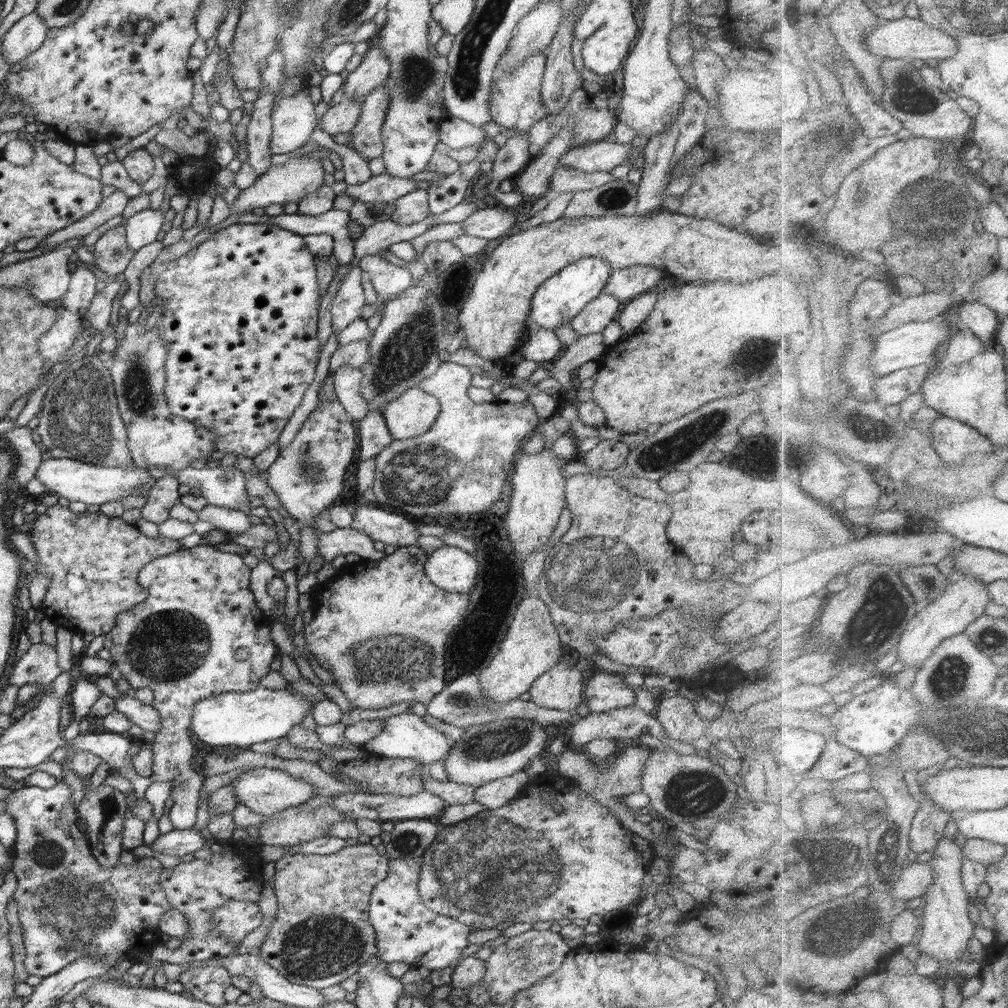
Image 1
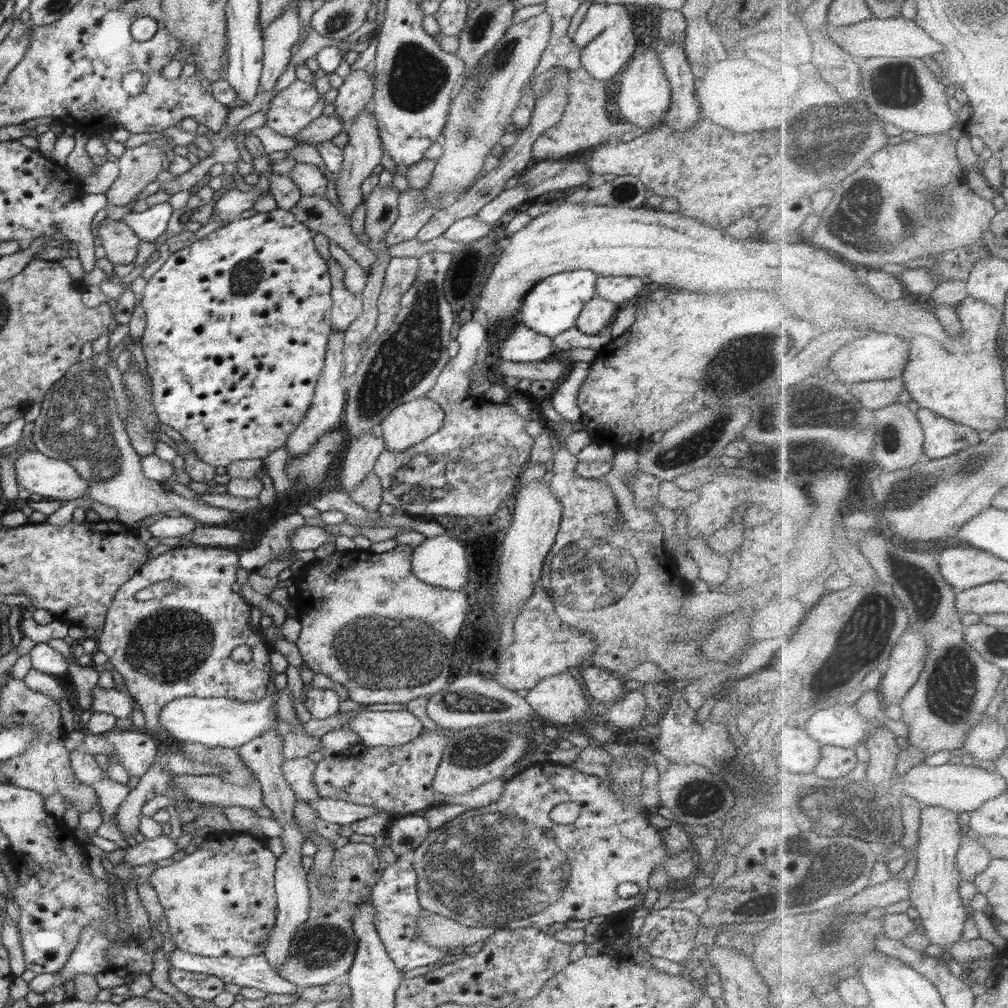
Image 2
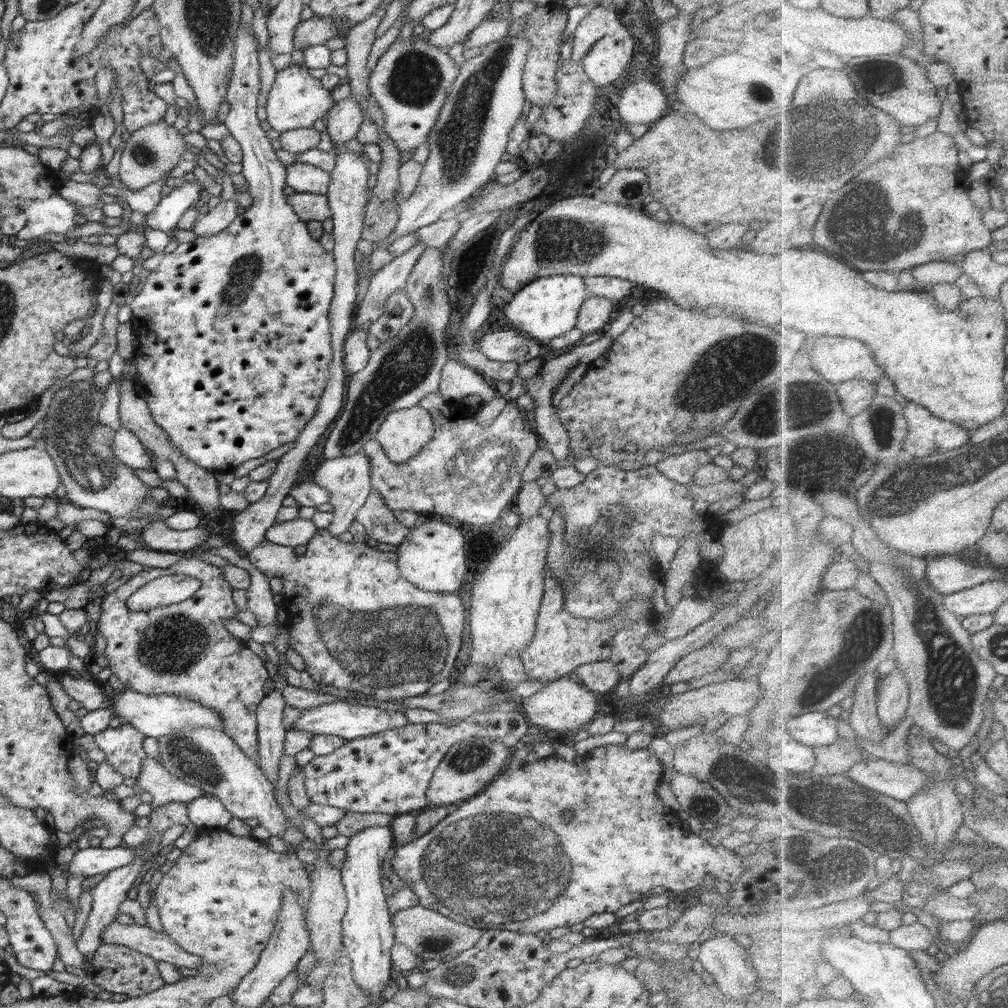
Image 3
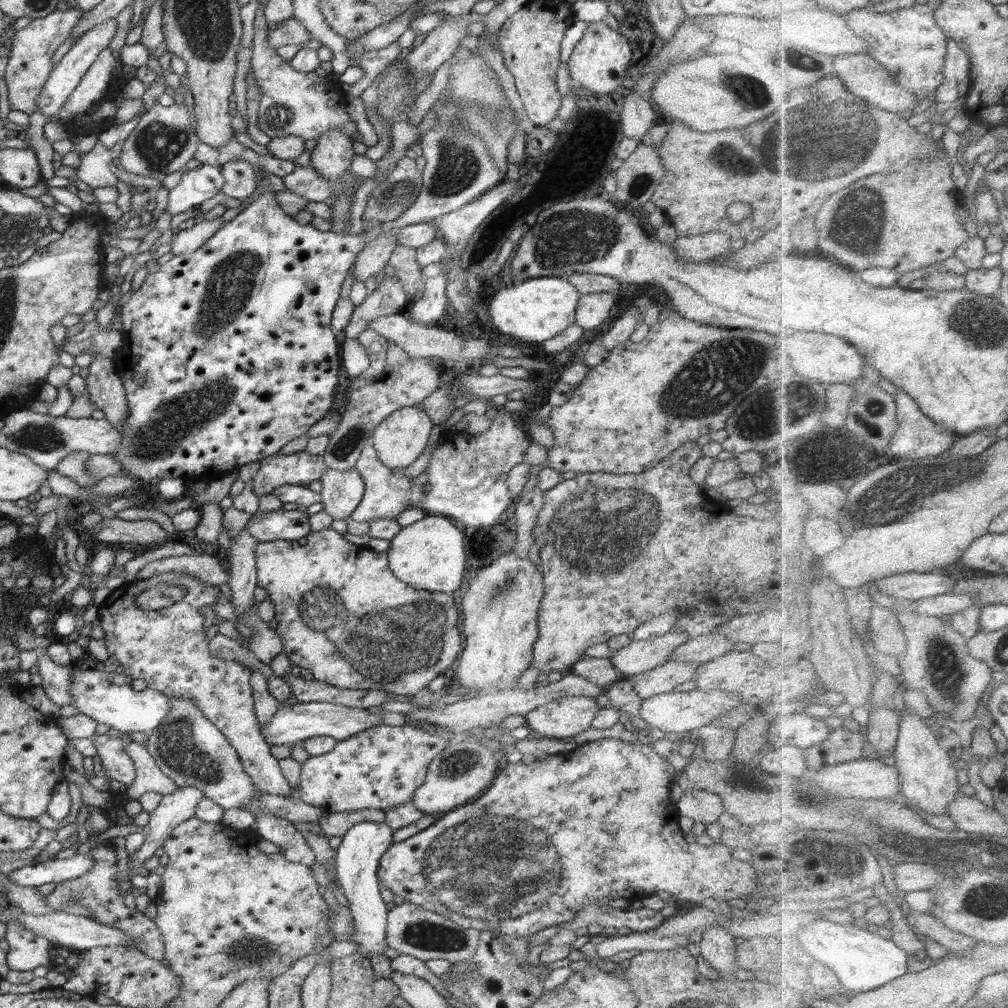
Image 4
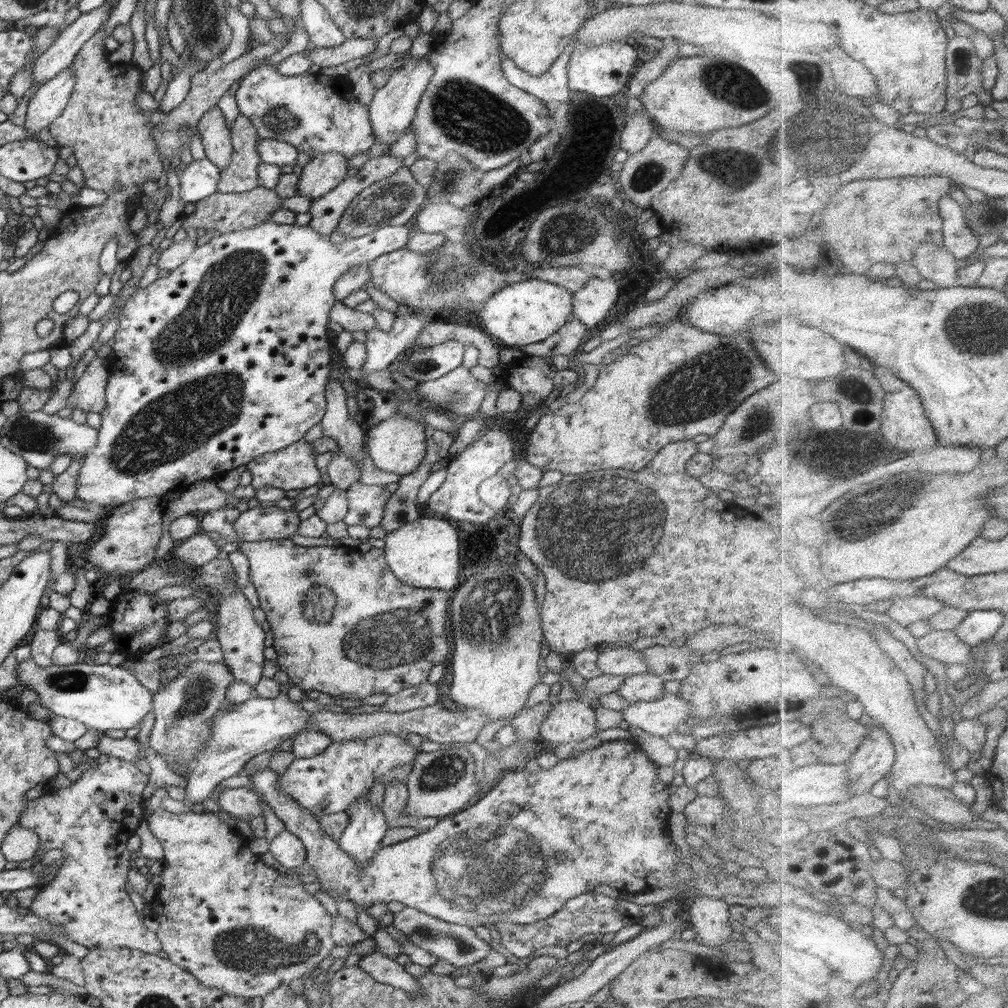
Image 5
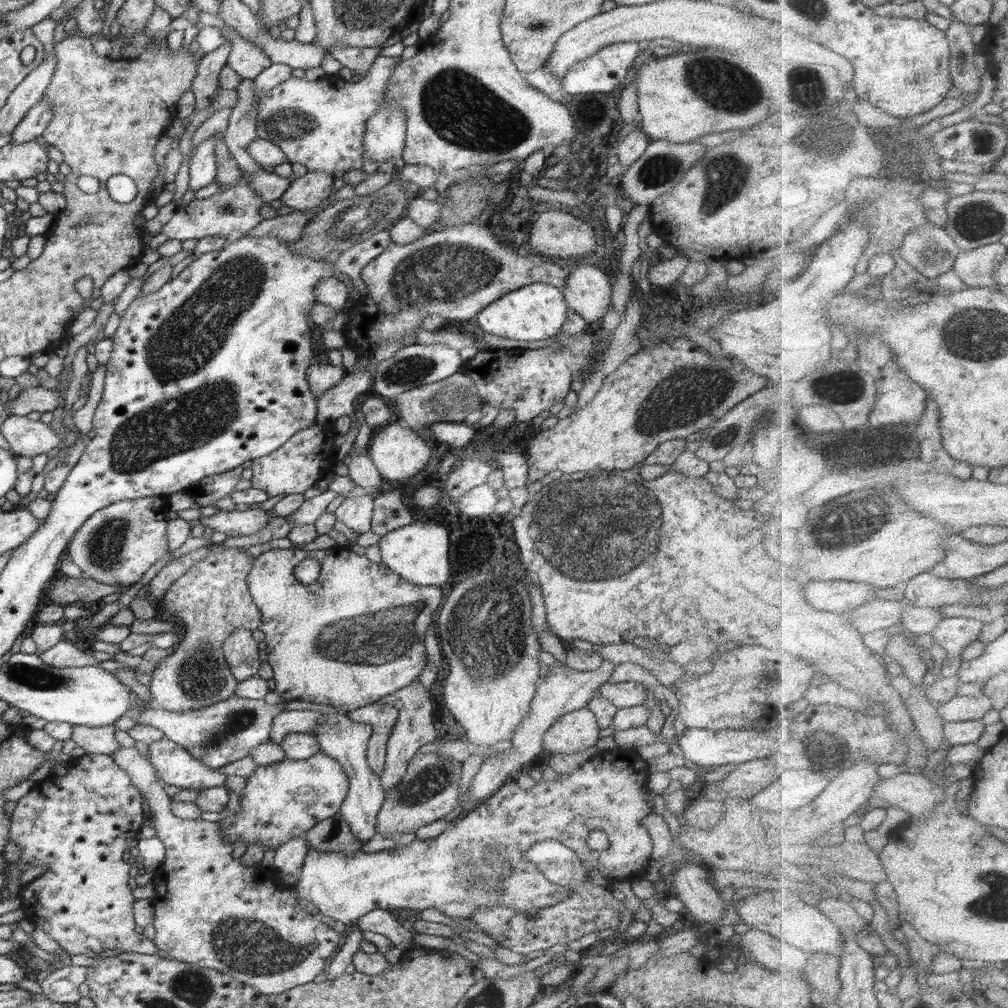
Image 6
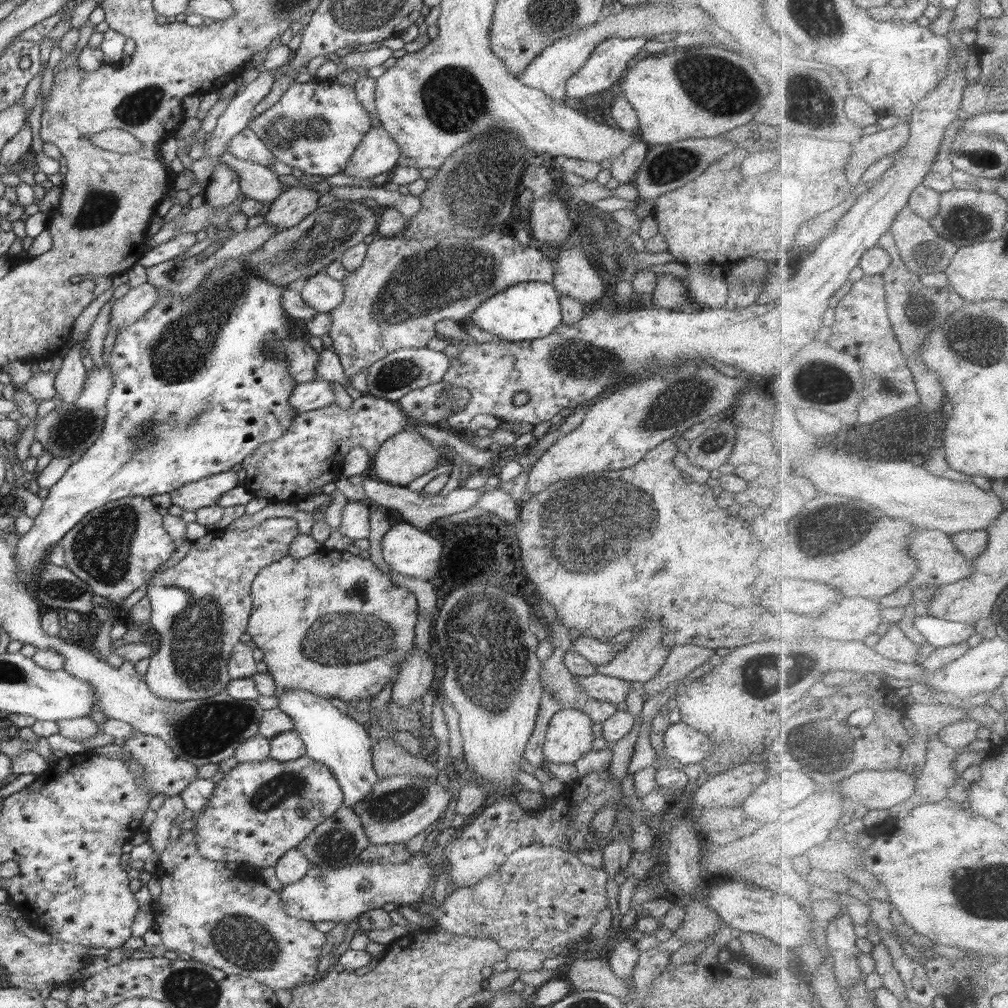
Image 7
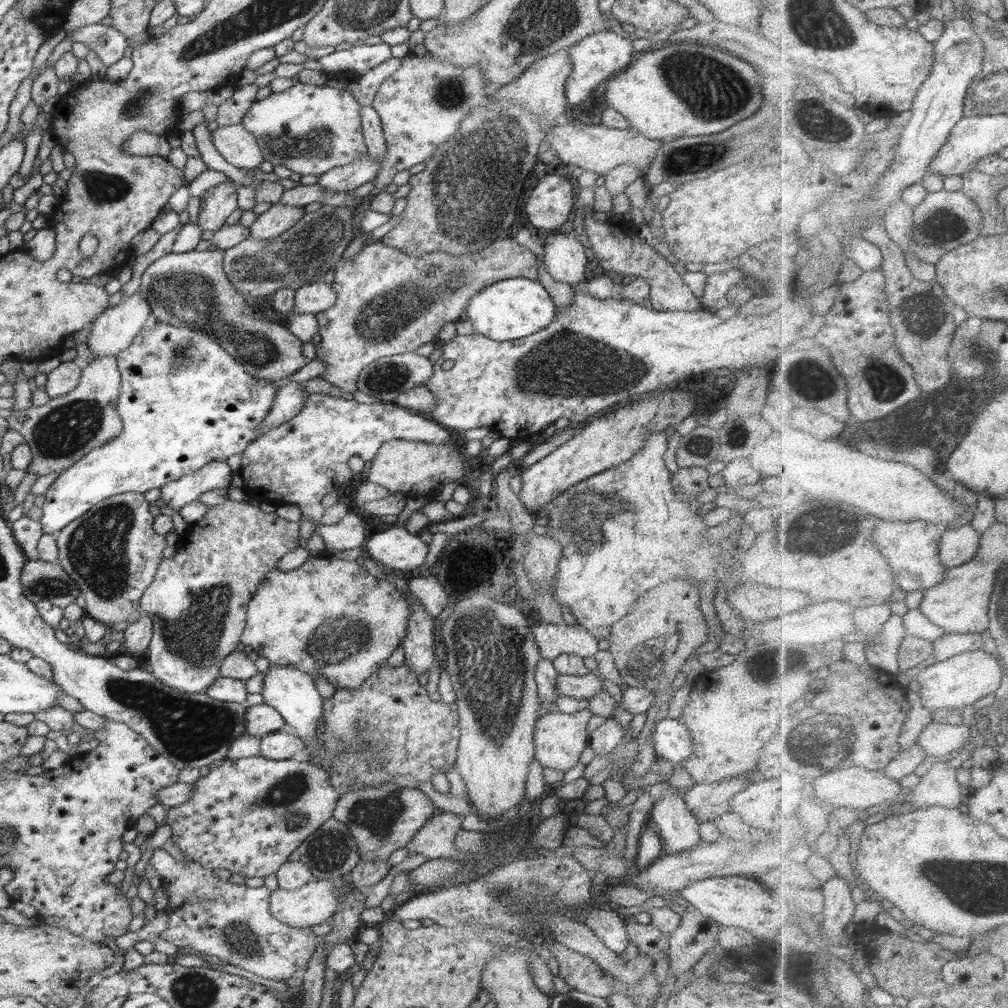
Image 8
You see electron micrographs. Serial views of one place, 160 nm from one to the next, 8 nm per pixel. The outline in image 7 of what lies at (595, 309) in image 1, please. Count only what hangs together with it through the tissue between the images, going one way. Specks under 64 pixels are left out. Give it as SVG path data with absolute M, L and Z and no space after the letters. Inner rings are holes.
M570 248L558 252L554 265L551 283L560 295L576 299L586 307L598 303L605 292L604 282L582 250Z

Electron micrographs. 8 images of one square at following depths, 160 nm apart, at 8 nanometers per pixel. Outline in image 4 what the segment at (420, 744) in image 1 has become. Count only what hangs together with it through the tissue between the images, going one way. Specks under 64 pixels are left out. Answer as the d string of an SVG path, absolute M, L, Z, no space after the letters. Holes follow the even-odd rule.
M281 702L274 711L272 718L267 720L265 725L260 726L260 732L264 741L270 746L294 746L296 742L308 740L313 736L331 736L337 742L343 741L355 734L360 734L371 726L378 726L382 723L384 722L378 713L372 714L368 709L364 708L348 708L341 704L328 702L299 702L286 706Z

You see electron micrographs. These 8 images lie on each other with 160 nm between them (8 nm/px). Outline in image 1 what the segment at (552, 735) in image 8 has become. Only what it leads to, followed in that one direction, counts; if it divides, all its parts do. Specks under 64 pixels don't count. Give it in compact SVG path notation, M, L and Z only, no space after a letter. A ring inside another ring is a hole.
M564 658L537 678L530 687L530 701L542 708L574 712L582 702L584 678L576 658Z

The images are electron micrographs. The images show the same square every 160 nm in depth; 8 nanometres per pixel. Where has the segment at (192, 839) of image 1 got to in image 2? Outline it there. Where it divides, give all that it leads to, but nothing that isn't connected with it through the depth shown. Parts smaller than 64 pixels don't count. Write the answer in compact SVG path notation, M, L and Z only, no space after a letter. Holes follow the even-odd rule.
M166 835L159 836L152 840L145 839L137 842L134 846L128 845L125 848L124 857L121 862L128 862L133 866L142 866L143 864L150 864L170 858L174 853L181 850L176 850L176 839L170 839Z

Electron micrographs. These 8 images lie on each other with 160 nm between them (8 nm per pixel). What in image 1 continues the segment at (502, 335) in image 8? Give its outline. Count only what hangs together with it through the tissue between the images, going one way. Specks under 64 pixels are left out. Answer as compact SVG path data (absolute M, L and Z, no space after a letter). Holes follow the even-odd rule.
M591 256L581 258L559 270L558 274L547 278L532 295L529 302L531 309L528 320L532 327L555 330L561 324L570 323L589 302L602 294L612 271L613 268L610 268L605 260Z

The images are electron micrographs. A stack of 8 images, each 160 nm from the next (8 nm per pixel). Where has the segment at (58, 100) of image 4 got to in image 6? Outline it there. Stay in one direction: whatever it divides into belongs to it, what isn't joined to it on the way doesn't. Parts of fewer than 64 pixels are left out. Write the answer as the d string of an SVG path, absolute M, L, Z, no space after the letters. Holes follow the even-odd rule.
M43 98L26 113L24 120L11 133L12 143L20 144L34 141L45 132L46 126L50 124L50 119L51 106L49 100Z

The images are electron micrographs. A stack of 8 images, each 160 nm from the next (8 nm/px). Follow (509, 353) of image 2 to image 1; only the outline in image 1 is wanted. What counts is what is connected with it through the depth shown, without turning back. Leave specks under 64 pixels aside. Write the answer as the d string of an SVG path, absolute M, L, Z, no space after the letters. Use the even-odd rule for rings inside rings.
M531 327L518 348L522 350L522 360L553 362L565 349L554 330Z

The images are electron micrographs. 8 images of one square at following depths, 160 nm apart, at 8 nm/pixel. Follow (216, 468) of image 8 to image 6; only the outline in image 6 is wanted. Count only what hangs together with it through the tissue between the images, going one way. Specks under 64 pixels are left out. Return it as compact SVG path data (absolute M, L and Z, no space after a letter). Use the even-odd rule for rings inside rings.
M240 466L224 472L224 474L207 477L202 482L191 485L184 492L190 496L190 499L194 499L194 503L200 508L214 506L216 501L234 493L236 485L241 481L245 467Z

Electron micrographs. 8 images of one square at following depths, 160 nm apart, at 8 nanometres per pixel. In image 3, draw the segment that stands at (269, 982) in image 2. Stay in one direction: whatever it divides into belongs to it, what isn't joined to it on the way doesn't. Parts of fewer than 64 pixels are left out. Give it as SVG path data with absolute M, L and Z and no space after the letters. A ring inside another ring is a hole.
M114 921L102 931L102 940L104 944L128 947L157 962L170 962L178 968L197 969L202 966L202 958L188 955L170 936L149 926Z

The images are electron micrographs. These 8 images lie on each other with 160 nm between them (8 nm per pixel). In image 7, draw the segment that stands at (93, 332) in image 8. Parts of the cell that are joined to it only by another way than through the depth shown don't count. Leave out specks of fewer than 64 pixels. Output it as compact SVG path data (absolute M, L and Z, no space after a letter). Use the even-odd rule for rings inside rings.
M143 283L131 288L111 306L109 326L118 331L138 322L160 300L160 292L153 285Z

